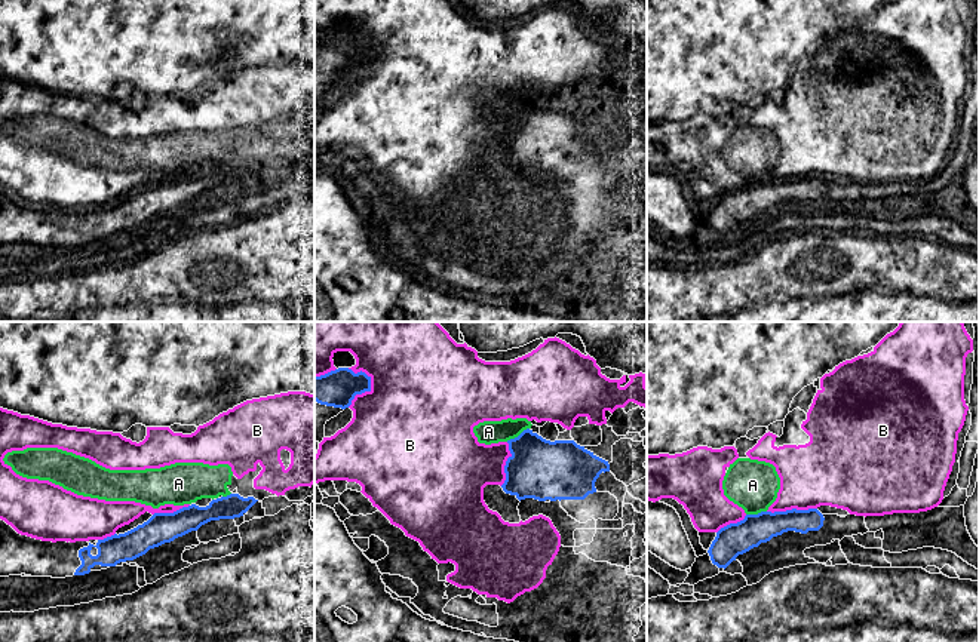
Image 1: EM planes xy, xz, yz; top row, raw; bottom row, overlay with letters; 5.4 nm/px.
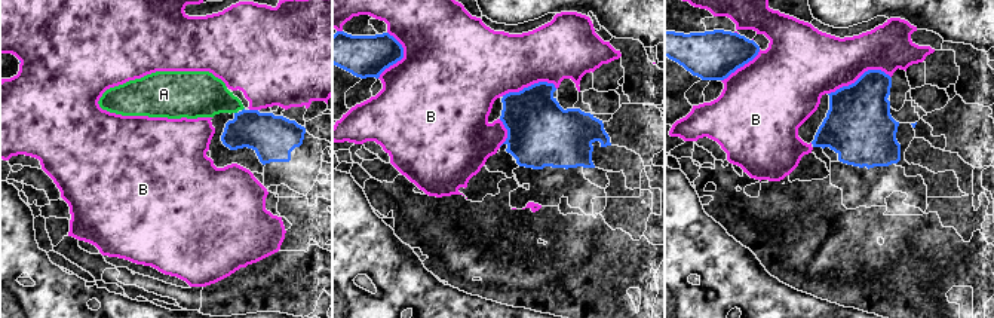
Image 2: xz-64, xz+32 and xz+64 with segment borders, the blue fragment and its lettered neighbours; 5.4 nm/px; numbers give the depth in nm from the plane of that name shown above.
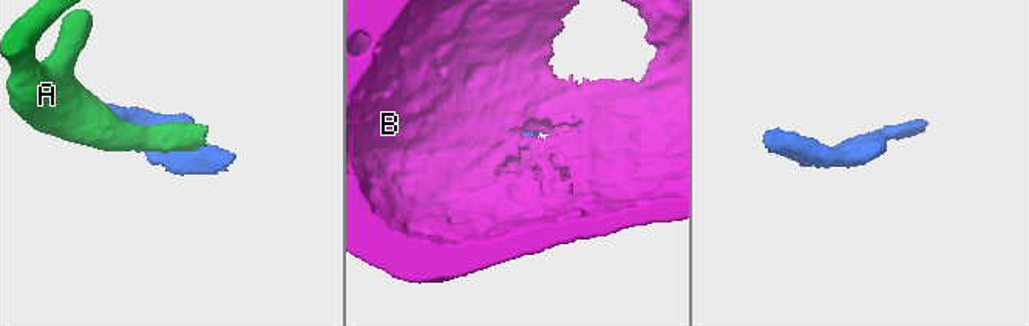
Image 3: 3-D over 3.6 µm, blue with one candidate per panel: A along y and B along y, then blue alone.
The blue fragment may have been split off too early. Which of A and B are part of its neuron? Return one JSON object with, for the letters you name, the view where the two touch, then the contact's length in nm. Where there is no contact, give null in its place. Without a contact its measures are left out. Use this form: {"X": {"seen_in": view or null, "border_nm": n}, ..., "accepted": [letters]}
{"accepted": []}

